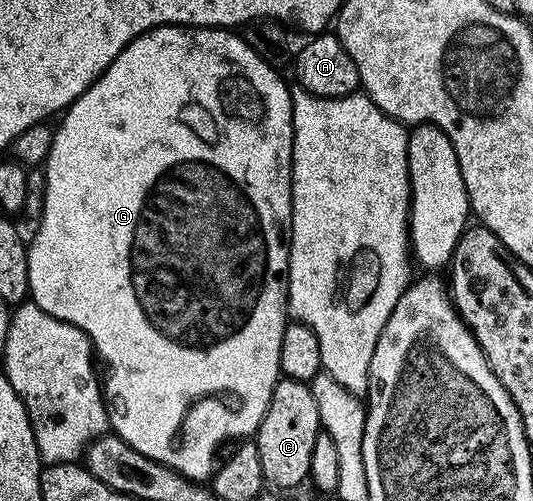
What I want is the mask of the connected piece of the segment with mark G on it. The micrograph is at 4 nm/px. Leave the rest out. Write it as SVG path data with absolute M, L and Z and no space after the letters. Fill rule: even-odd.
M165 24L165 25L164 25L164 27L162 27L162 28L153 28L153 30L152 30L152 31L151 31L151 32L145 32L145 33L144 33L144 35L143 35L143 36L138 36L138 37L137 37L137 38L136 38L136 39L135 39L135 40L133 40L133 41L132 41L132 43L130 43L130 44L129 44L129 45L128 45L128 46L127 46L127 48L126 48L126 49L125 49L125 50L124 50L124 51L122 51L122 52L121 52L121 53L120 53L120 55L118 55L118 56L117 56L117 57L116 57L116 59L114 59L114 60L113 60L113 62L111 62L111 63L110 63L110 65L109 65L109 66L108 66L108 70L107 70L107 71L106 71L106 72L105 72L105 74L103 74L103 75L102 75L102 76L101 76L101 77L100 77L100 79L99 79L99 80L98 80L98 81L97 81L97 82L96 82L96 83L94 83L94 84L93 84L93 85L92 85L92 86L91 86L91 87L90 87L90 89L89 89L89 90L88 90L88 91L86 91L86 93L85 93L85 94L83 94L83 95L82 95L82 96L81 96L81 97L80 97L80 98L79 98L79 99L78 99L78 100L76 100L76 101L74 101L74 103L73 103L73 104L71 104L71 105L70 105L70 107L69 107L69 108L67 108L67 109L65 109L65 112L64 112L64 115L63 115L63 116L62 116L62 117L61 117L61 119L59 119L59 120L58 120L58 121L57 121L57 123L58 123L58 122L59 122L59 124L56 124L56 127L55 127L55 128L54 128L54 141L53 141L53 142L52 142L52 150L51 150L51 151L50 151L50 153L49 153L49 154L48 154L48 158L47 158L47 159L46 159L46 163L45 163L45 165L44 165L44 171L45 171L45 173L46 173L46 201L45 201L45 202L44 202L44 206L43 206L43 207L42 207L42 219L41 219L41 220L39 220L39 221L37 221L37 224L36 224L36 228L38 228L38 233L36 233L36 234L35 234L35 236L34 236L34 241L33 241L33 240L32 240L32 239L31 239L31 240L30 240L30 241L29 241L29 244L28 244L28 282L29 282L29 283L30 283L30 295L29 295L29 299L30 299L30 300L31 300L31 301L33 301L33 303L35 303L35 304L38 304L38 305L39 305L39 306L40 306L40 307L42 307L42 308L43 308L43 310L45 310L45 312L47 312L47 314L48 314L48 315L50 315L50 316L55 316L55 317L56 317L56 318L60 318L60 319L61 319L61 320L63 320L63 321L64 321L64 322L68 322L68 323L69 323L69 324L71 324L71 325L72 325L72 326L76 326L76 327L77 327L77 328L79 328L79 330L81 330L81 332L82 332L82 333L83 333L83 334L85 334L85 336L86 336L86 337L88 337L88 339L89 339L89 340L90 340L90 342L91 342L91 345L92 345L92 347L93 347L93 349L94 349L94 351L95 351L95 353L96 353L96 356L97 356L97 359L98 359L98 360L99 360L99 361L101 361L101 363L102 363L102 360L103 360L103 362L104 362L104 363L106 363L106 376L105 376L105 372L104 372L104 399L105 399L105 401L106 401L106 419L107 419L107 421L108 421L108 424L109 424L109 427L110 427L110 428L111 428L111 429L112 429L112 432L113 432L113 435L115 435L115 436L119 436L119 437L120 437L120 439L121 439L121 440L123 440L123 441L124 441L124 442L128 442L128 446L132 446L132 450L140 450L140 454L144 454L144 455L145 455L145 456L147 456L147 457L148 457L148 458L152 458L152 459L153 459L153 460L155 460L155 461L156 461L156 462L160 462L160 463L161 463L161 464L166 464L166 465L168 465L168 467L170 467L170 469L172 469L172 471L173 471L173 472L179 472L179 473L180 473L180 475L182 475L182 476L184 476L184 477L186 477L186 479L188 479L188 480L193 480L193 481L195 481L195 482L206 482L206 481L209 481L209 480L210 480L210 479L211 479L211 477L213 477L213 475L214 475L214 473L215 473L215 471L216 471L216 463L215 463L215 464L214 464L214 455L216 455L216 454L217 454L217 452L218 452L218 447L220 447L220 446L221 446L221 444L226 444L226 443L228 443L228 442L229 442L229 440L234 440L234 439L236 439L236 438L237 438L237 436L250 436L250 437L253 437L253 436L254 436L254 435L255 435L255 433L257 433L257 431L258 431L258 427L259 427L259 426L260 426L260 422L261 422L261 421L262 421L262 419L263 419L263 418L264 418L264 414L265 414L265 413L266 413L266 411L267 411L267 410L268 410L268 402L269 402L269 401L270 401L270 399L271 399L271 398L272 398L272 394L273 394L273 393L274 393L274 388L275 388L275 387L276 387L276 385L278 385L278 381L279 381L279 379L280 379L280 373L279 373L279 371L278 371L278 367L279 367L279 366L280 366L280 338L284 338L284 330L285 330L285 329L286 329L286 326L287 326L287 323L288 323L288 284L287 284L287 281L286 281L286 280L285 280L285 279L284 279L284 277L285 277L285 276L286 276L286 275L287 275L287 273L289 273L289 270L290 270L290 245L289 245L289 243L288 243L288 229L289 229L289 226L290 226L290 219L291 219L291 218L292 218L292 202L293 202L293 201L294 201L294 195L293 195L293 194L292 194L292 186L291 186L291 185L290 185L290 167L291 167L291 166L292 166L292 150L293 150L293 149L294 149L294 123L293 123L293 122L292 122L292 98L291 98L291 97L290 97L290 90L291 90L291 85L290 85L290 84L289 84L289 83L287 83L287 84L285 84L285 82L284 82L284 81L282 81L282 80L281 80L281 78L280 78L280 77L278 77L278 75L280 75L280 72L279 72L279 69L276 69L276 68L274 68L274 67L273 67L273 66L272 66L272 65L270 65L270 64L269 64L269 63L268 63L268 62L264 62L264 58L260 58L260 54L256 54L256 50L252 50L252 46L248 46L248 42L247 42L247 41L246 41L246 40L243 40L243 39L242 39L242 37L241 37L241 35L239 35L239 33L238 33L238 32L237 32L237 31L234 31L234 30L227 30L227 29L225 29L225 28L187 28L187 27L185 27L185 26L183 26L183 25L181 25L181 24Z

